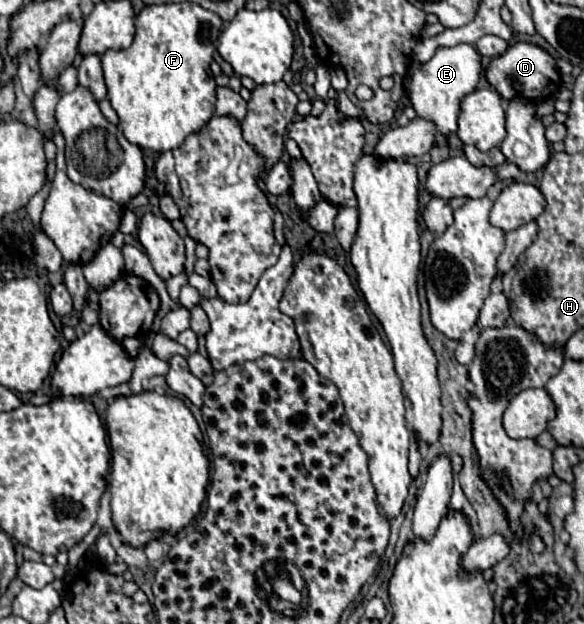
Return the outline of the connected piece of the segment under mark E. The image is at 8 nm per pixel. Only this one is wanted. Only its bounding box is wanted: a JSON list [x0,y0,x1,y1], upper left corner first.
[409,44,481,146]

